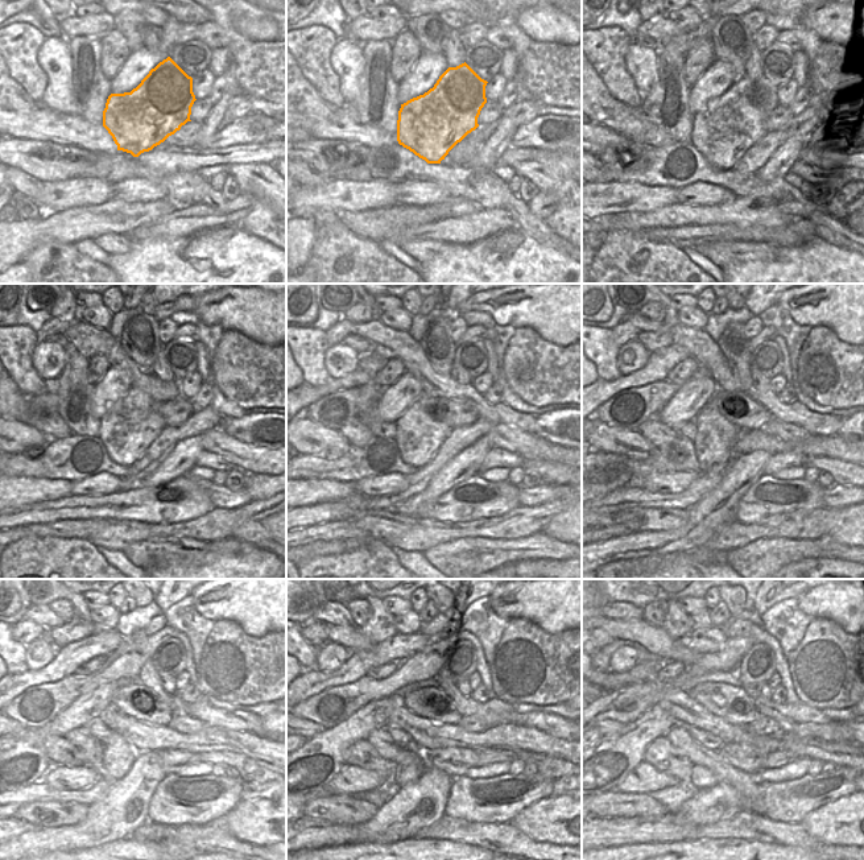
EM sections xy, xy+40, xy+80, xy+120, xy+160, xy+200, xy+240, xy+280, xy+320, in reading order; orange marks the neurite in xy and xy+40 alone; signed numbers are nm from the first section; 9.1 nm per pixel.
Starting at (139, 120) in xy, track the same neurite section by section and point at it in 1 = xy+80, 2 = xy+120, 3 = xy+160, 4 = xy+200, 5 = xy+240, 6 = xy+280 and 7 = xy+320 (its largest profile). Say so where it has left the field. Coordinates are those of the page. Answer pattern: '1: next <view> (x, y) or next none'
1: next xy+80 (732, 122)
2: next xy+120 (127, 430)
3: next xy+160 (418, 435)
4: next xy+200 (715, 435)
5: next xy+240 (119, 755)
6: next xy+280 (409, 769)
7: next xy+320 (702, 777)

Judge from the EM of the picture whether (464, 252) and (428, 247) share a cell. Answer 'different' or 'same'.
different

